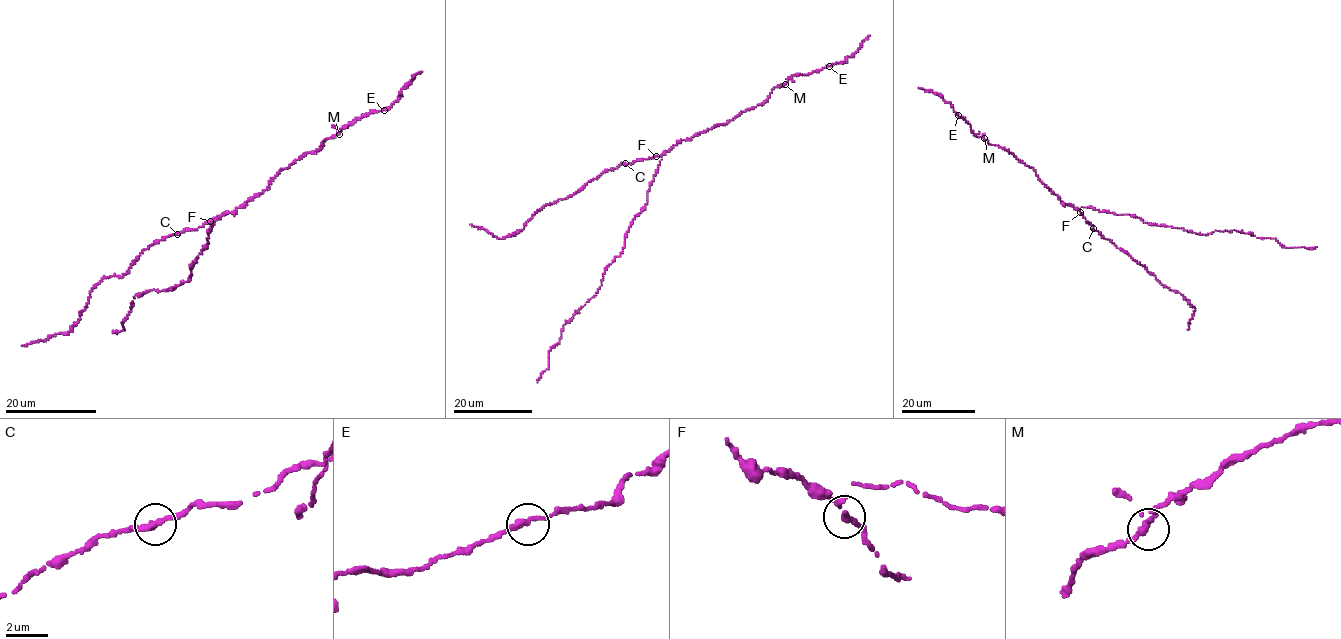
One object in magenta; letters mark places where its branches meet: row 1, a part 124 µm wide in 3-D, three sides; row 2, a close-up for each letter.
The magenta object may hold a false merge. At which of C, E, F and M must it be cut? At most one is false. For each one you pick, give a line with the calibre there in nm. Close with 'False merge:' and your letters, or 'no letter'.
False merge: no letter

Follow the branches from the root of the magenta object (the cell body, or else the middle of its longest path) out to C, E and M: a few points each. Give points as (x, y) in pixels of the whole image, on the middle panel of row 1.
C: (658, 165), (659, 155), (625, 164)
E: (658, 165), (662, 155), (680, 141), (716, 125), (726, 124), (760, 105), (789, 77), (829, 66)
M: (658, 165), (662, 155), (680, 141), (716, 125), (726, 124), (760, 105), (775, 87), (785, 84)

